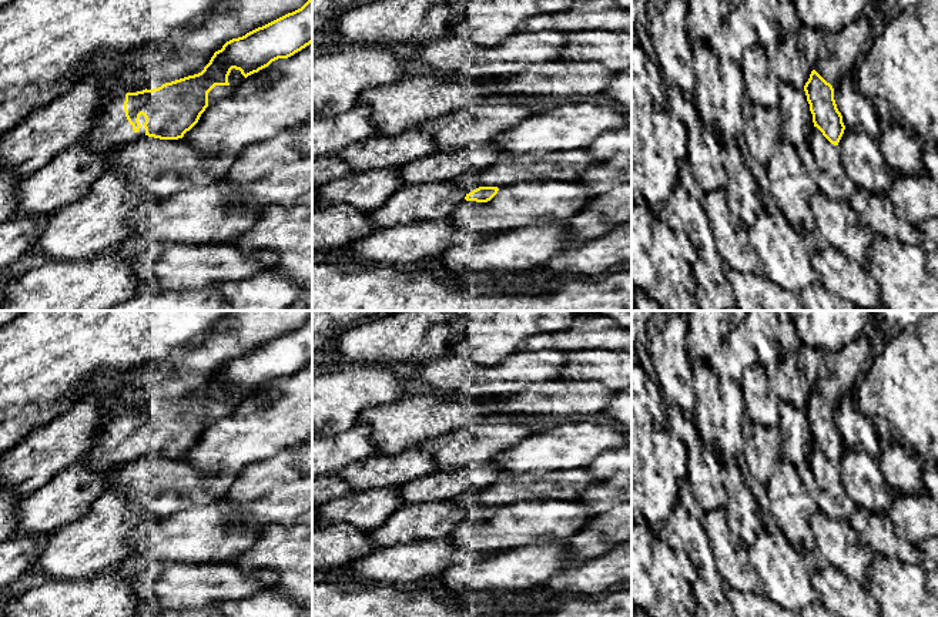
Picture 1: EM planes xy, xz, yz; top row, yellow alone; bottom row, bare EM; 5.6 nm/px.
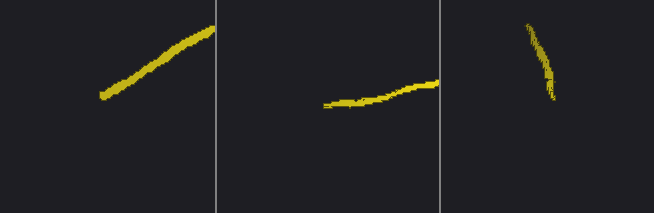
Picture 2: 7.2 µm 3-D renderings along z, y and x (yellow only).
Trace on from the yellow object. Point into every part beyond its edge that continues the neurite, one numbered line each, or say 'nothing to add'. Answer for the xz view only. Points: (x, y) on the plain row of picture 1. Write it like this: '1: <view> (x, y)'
1: xz (408, 523)

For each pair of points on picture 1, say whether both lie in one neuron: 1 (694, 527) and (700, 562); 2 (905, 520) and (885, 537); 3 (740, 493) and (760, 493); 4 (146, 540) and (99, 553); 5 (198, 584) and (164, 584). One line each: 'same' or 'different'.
1: same
2: different
3: different
4: different
5: same

